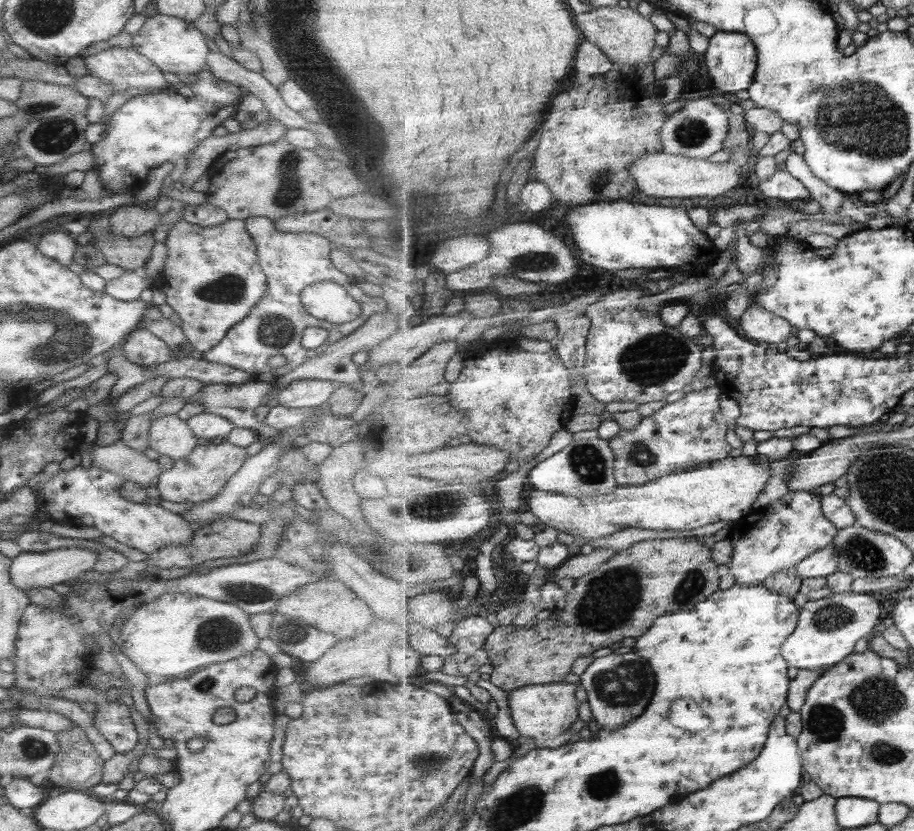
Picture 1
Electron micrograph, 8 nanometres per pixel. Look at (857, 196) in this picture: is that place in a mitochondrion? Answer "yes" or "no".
no

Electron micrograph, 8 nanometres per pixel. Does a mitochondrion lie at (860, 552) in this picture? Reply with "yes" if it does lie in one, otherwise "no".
yes

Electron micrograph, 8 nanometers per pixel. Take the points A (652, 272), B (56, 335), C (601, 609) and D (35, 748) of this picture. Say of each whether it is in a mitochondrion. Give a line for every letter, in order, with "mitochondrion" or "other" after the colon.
A: other
B: mitochondrion
C: mitochondrion
D: mitochondrion

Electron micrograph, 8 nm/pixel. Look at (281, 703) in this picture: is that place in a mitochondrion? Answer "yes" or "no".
no

